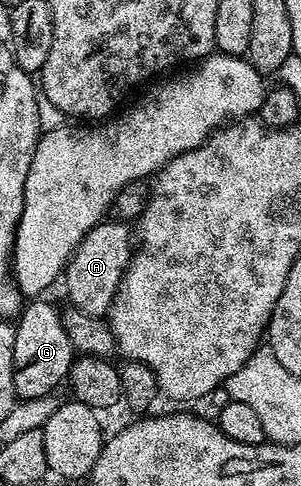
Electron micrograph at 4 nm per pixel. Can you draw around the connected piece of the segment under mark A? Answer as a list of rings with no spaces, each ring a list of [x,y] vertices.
[[[104,220],[98,222],[83,237],[79,247],[75,249],[71,254],[71,259],[67,261],[65,271],[69,300],[67,302],[91,317],[103,318],[111,309],[115,293],[127,271],[127,265],[131,263],[132,253],[133,230],[126,221]]]

